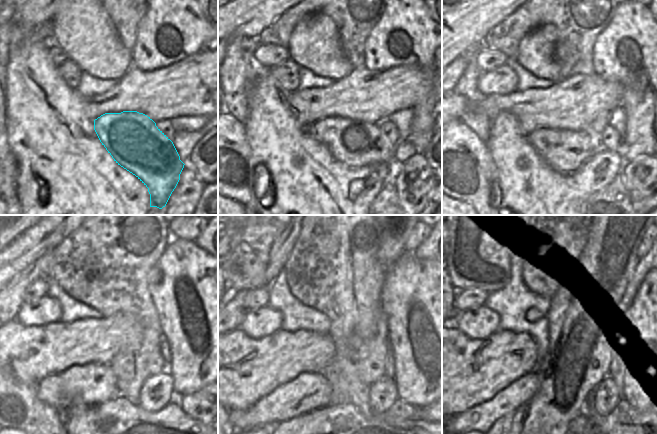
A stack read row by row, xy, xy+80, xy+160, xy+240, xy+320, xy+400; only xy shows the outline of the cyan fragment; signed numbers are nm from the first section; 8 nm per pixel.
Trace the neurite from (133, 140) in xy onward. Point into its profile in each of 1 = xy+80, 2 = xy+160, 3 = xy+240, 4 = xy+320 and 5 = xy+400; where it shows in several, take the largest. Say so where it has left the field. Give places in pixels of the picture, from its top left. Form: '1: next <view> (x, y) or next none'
1: next xy+80 (354, 143)
2: next xy+160 (564, 151)
3: next xy+240 (92, 384)
4: next xy+320 (309, 391)
5: next xy+400 (481, 417)

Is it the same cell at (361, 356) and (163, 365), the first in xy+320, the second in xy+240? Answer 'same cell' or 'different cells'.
same cell

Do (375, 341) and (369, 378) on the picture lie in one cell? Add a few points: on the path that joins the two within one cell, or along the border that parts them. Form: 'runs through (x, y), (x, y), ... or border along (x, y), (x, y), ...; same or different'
runs through (373, 350), (370, 354), (370, 369); same

